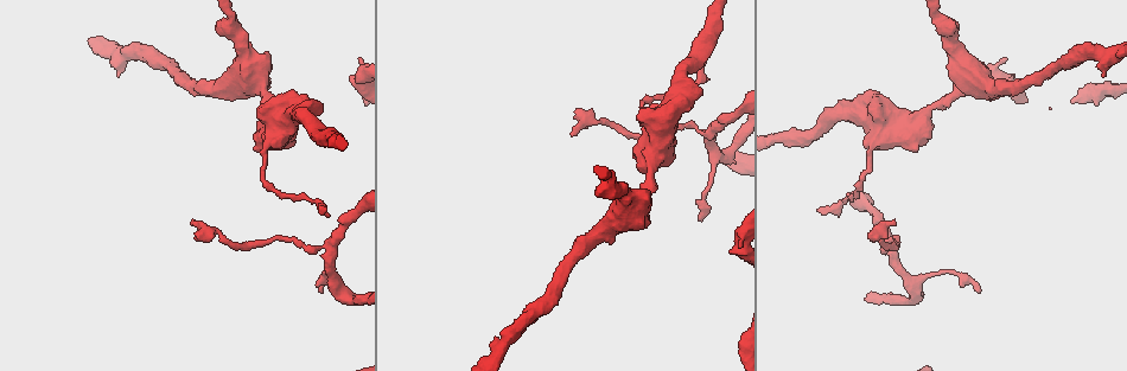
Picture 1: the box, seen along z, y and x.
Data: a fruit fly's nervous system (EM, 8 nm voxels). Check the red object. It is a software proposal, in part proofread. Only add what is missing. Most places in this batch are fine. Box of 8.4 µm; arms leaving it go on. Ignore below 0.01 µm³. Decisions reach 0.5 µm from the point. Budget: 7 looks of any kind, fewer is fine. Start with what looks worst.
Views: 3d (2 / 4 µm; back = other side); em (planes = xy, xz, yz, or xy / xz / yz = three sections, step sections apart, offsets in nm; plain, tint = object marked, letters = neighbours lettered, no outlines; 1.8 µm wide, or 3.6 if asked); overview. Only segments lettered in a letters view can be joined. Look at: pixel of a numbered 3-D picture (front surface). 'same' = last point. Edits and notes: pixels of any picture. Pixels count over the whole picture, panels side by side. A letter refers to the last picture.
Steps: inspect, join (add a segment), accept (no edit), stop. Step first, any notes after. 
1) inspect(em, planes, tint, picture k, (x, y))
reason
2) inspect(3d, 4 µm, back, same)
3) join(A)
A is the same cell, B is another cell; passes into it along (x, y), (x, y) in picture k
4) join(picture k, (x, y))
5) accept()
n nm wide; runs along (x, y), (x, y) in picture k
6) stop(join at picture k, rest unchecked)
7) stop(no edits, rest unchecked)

inspect(em, xy, step 4, tint, picture 1, (892, 223))

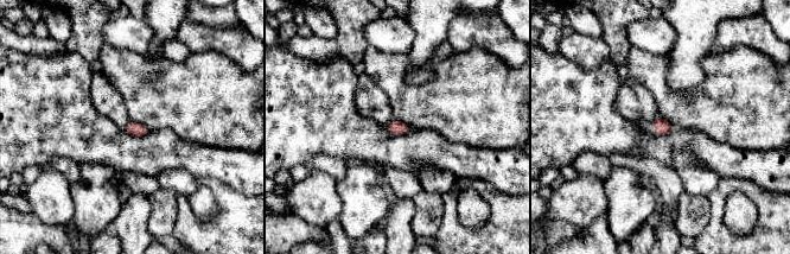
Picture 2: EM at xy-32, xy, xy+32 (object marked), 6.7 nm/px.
inspect(em, planes, letters, same)
another direction

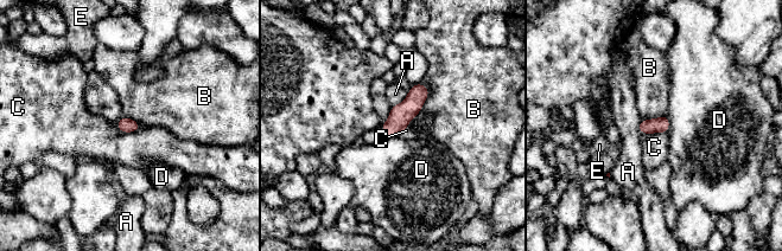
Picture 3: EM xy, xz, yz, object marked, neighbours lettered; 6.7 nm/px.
accept()
B touches over 320 nm; A, B, C, D and E are other cells; border along (114, 126), (122, 132), (141, 127) in picture 3; none of them fits

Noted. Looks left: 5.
inspect(em, 3.6 µm, xz, step 16, letters, picture 1, (819, 212))
branch stops here

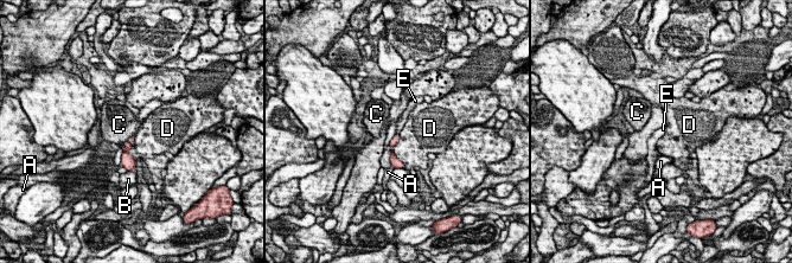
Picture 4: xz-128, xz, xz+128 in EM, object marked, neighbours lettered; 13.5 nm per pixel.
accept()
A, B, C, D and E are other cells; border along (389, 145), (391, 165) in picture 4; no lettered segment goes on from it

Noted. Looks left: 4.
inspect(em, yz, step 8, tint, picture 1, (327, 247))
three arms meet

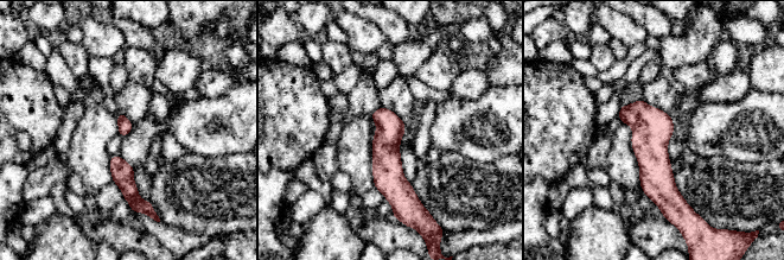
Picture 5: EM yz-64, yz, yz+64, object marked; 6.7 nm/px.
inspect(em, xz, step 16, letters, same)

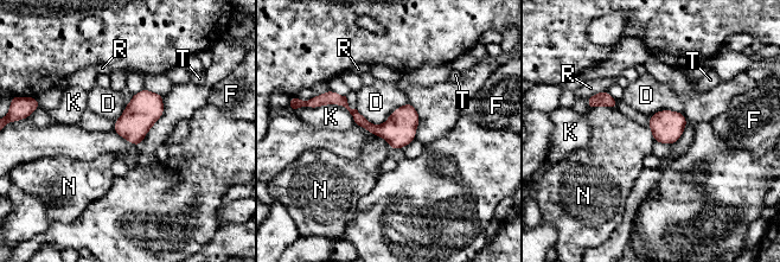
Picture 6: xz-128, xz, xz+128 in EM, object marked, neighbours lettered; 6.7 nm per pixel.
accept()
D, F, K, N, R and T are other cells; none of them fits

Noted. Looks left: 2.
stop(no edits, rest unchecked)

